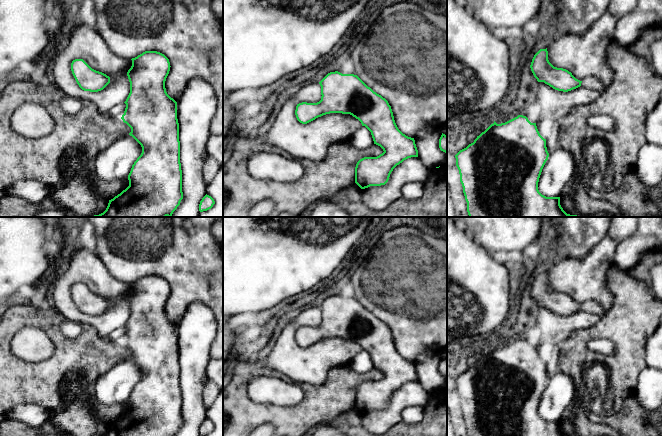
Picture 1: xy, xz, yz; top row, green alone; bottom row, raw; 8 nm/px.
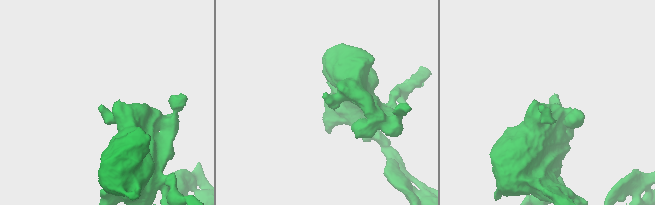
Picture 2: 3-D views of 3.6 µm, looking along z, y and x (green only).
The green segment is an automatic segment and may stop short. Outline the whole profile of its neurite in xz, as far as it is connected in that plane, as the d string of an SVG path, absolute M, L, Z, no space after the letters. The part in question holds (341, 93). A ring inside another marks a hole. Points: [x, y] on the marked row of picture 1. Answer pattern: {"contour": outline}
{"contour": "M338 71L328 73L319 83L309 83L293 95L282 106L272 128L263 135L263 139L297 159L320 161L326 156L330 145L348 142L349 138L362 126L371 132L374 144L380 146L384 152L377 157L364 157L357 162L355 183L361 189L385 185L397 165L408 158L418 157L414 138L406 136L398 129L388 101L368 87L357 75L342 74Z"}

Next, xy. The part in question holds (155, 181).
{"contour": "M88 19L79 22L71 32L68 45L57 48L51 57L54 63L55 86L63 95L84 102L90 101L103 115L110 113L118 104L125 103L126 108L121 119L131 128L129 135L142 147L142 153L128 175L129 186L109 200L103 213L91 217L171 217L183 199L183 192L177 102L167 94L165 88L171 67L169 59L157 51L145 51L132 59L120 57L111 51Z"}

